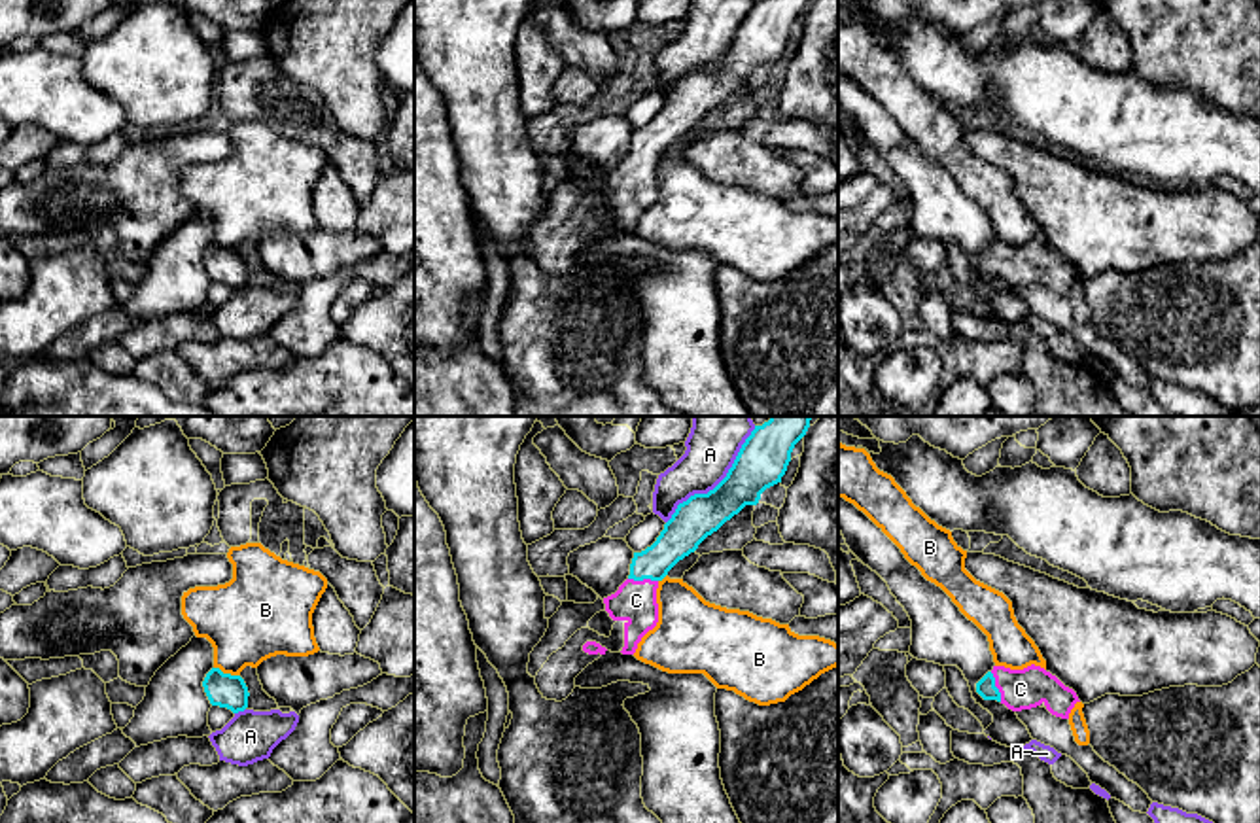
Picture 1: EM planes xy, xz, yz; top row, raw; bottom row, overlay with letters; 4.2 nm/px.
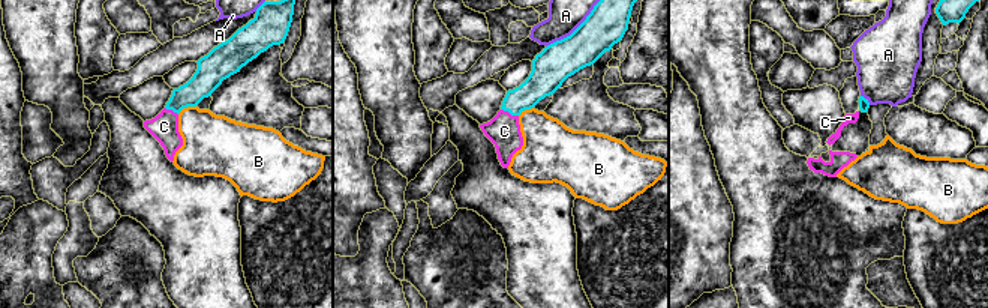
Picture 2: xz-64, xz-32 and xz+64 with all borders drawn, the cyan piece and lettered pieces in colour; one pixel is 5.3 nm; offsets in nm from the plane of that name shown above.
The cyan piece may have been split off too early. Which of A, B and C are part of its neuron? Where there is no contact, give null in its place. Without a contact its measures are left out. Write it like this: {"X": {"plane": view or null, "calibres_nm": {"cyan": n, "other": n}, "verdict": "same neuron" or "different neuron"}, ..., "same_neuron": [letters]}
{"A": {"plane": "xz", "calibres_nm": {"cyan": 220, "other": 220}, "verdict": "different neuron"}, "B": {"plane": "xy", "calibres_nm": {"cyan": 140, "other": 360}, "verdict": "different neuron"}, "C": {"plane": "xz", "calibres_nm": {"cyan": 170, "other": 180}, "verdict": "same neuron"}, "same_neuron": ["C"]}

